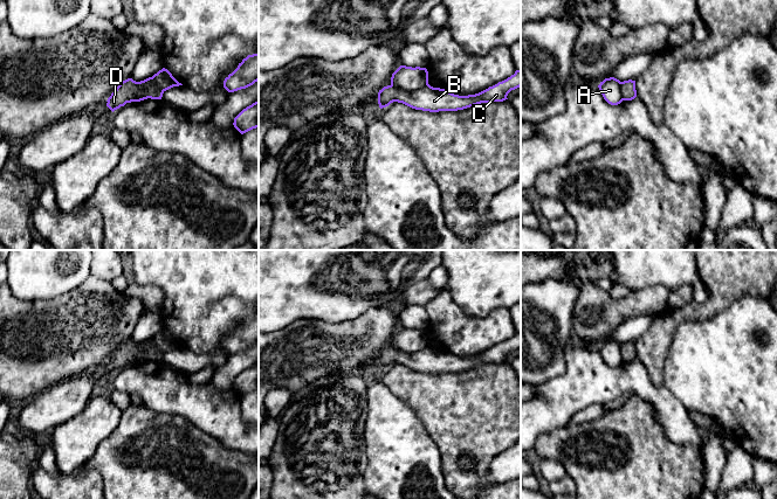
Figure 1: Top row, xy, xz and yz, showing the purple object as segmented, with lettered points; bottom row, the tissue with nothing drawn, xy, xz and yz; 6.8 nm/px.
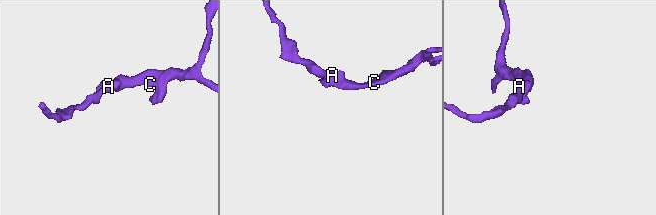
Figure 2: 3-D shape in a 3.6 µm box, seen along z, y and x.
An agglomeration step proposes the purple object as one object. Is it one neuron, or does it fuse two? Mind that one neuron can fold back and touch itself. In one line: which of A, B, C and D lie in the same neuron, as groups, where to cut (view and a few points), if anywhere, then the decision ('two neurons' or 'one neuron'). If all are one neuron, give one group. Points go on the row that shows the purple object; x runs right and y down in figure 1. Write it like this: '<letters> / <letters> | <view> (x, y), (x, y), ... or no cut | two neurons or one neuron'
A / B C D | xz (428, 84), (414, 90), (404, 90), (391, 85) | two neurons

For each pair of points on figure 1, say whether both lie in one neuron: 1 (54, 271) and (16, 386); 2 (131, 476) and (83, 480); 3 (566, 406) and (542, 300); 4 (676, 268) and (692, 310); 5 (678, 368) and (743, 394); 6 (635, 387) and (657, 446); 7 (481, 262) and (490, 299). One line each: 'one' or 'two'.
1: two
2: two
3: two
4: two
5: one
6: two
7: one

